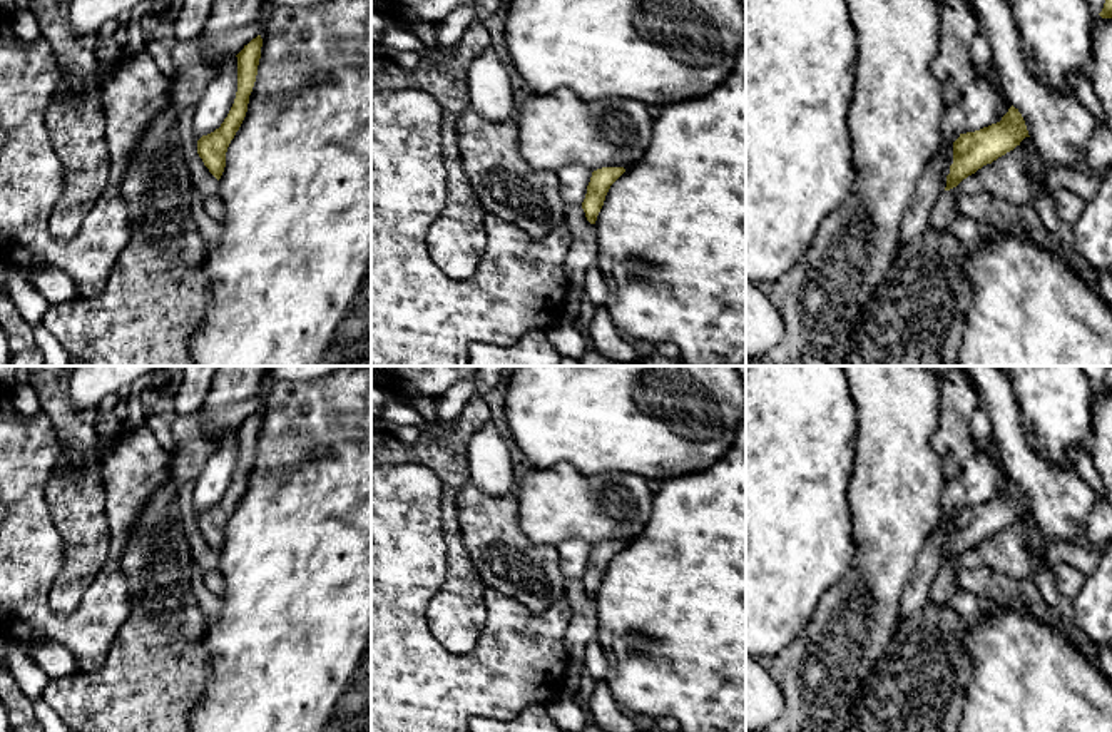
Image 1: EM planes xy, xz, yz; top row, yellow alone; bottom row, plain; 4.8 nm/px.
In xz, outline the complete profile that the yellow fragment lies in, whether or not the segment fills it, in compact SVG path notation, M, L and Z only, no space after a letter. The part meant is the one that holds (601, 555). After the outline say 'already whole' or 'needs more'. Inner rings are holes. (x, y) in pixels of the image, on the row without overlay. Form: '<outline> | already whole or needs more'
M602 541L592 546L582 583L590 598L595 598L610 560L625 546L624 541Z | already whole

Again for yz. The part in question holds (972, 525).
M1013 480L1000 496L975 506L960 508L953 516L953 538L946 550L945 565L956 562L983 540L1013 525L1025 511L1030 511L1025 495Z | already whole

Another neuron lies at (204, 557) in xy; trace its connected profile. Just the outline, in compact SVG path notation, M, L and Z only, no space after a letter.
M196 481L186 483L181 488L181 520L189 540L192 563L197 565L202 572L211 572L214 568L219 568L219 555L209 546L209 543L204 540L202 533L197 528L197 513L192 503L194 488Z

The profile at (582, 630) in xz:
M582 578L567 580L564 598L572 610L565 632L567 660L575 668L585 672L587 647L597 640L597 605L587 595Z

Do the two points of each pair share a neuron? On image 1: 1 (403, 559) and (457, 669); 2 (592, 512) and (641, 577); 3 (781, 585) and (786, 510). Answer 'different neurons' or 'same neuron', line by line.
1: same neuron
2: different neurons
3: same neuron

